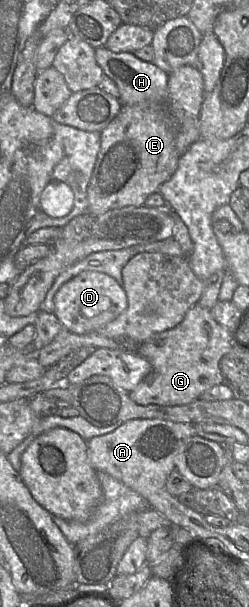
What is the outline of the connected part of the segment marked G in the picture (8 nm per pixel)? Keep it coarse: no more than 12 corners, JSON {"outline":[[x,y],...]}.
{"outline":[[211,309],[137,347],[151,370],[130,399],[180,406],[222,384],[233,348]]}

